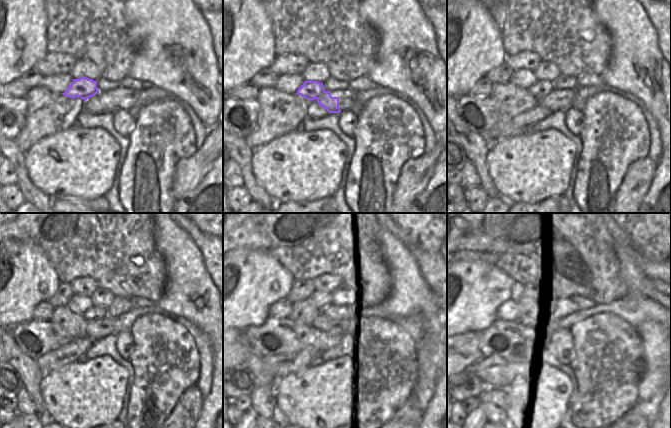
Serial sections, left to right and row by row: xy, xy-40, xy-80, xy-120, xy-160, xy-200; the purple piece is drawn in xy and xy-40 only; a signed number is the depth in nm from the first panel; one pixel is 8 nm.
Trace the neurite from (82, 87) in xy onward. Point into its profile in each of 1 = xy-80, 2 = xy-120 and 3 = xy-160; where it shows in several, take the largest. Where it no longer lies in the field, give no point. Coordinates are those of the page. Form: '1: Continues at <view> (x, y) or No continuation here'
1: Continues at xy-80 (543, 91)
2: Continues at xy-120 (98, 327)
3: Continues at xy-160 (324, 324).

